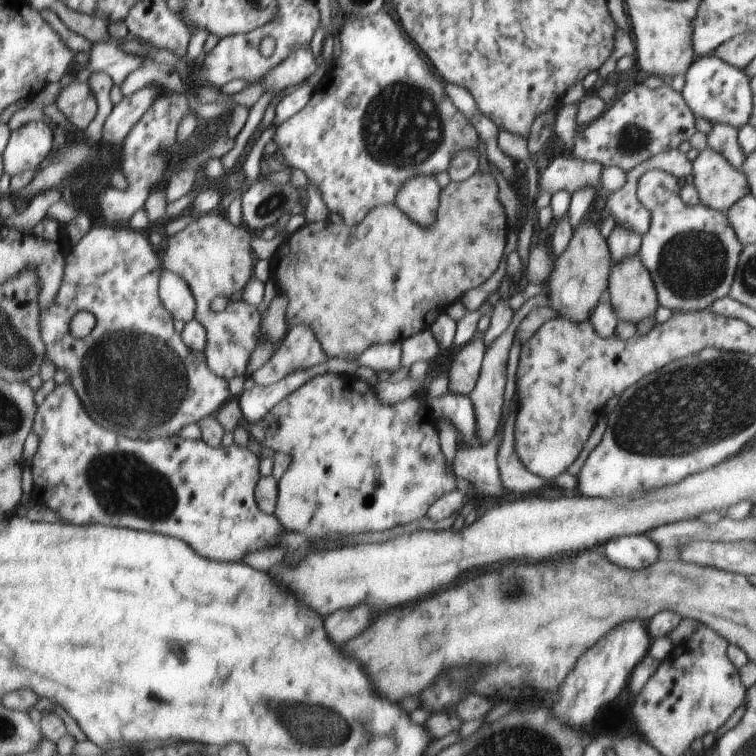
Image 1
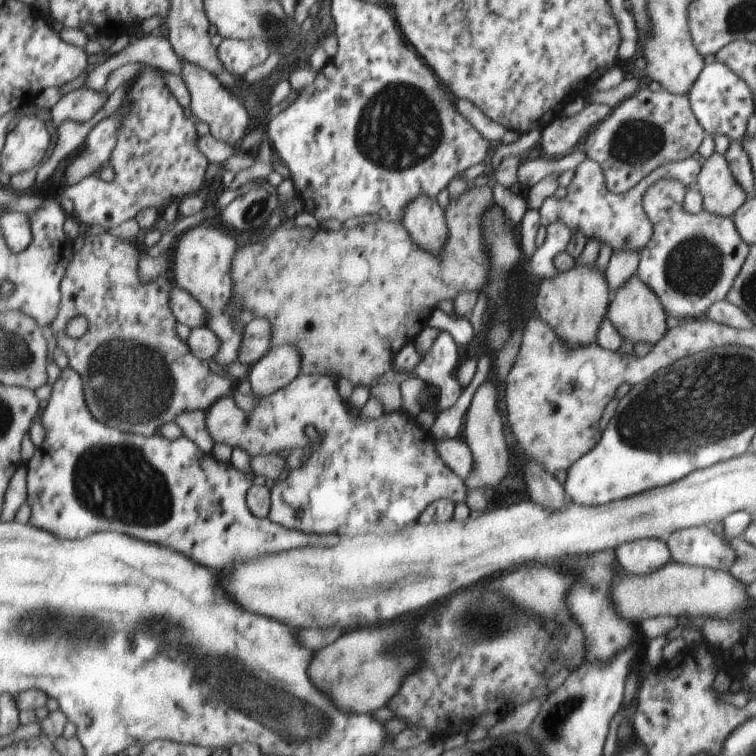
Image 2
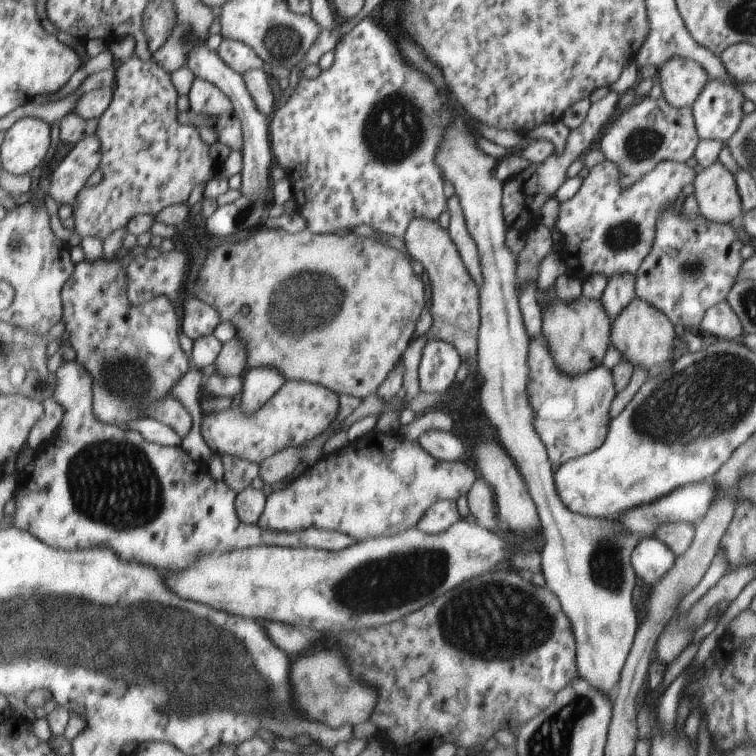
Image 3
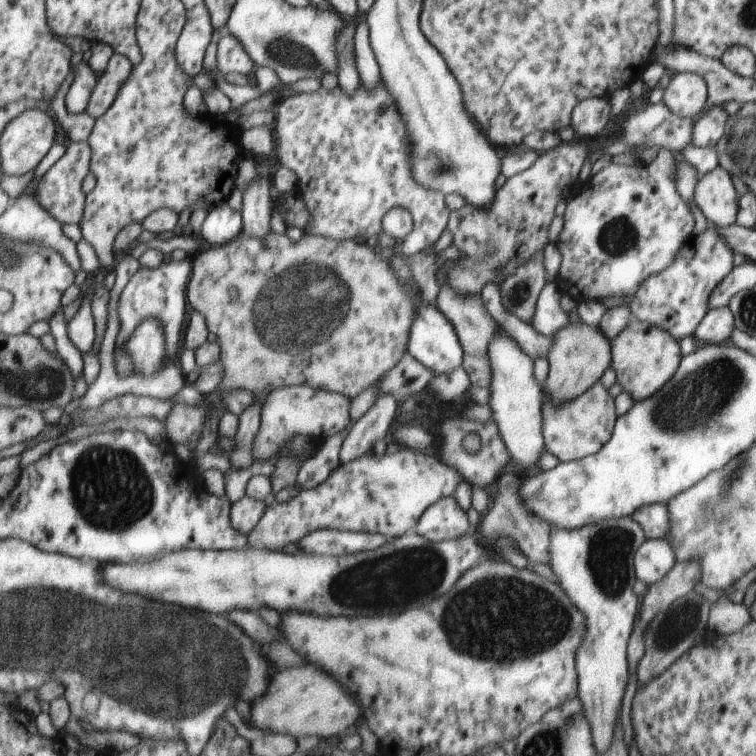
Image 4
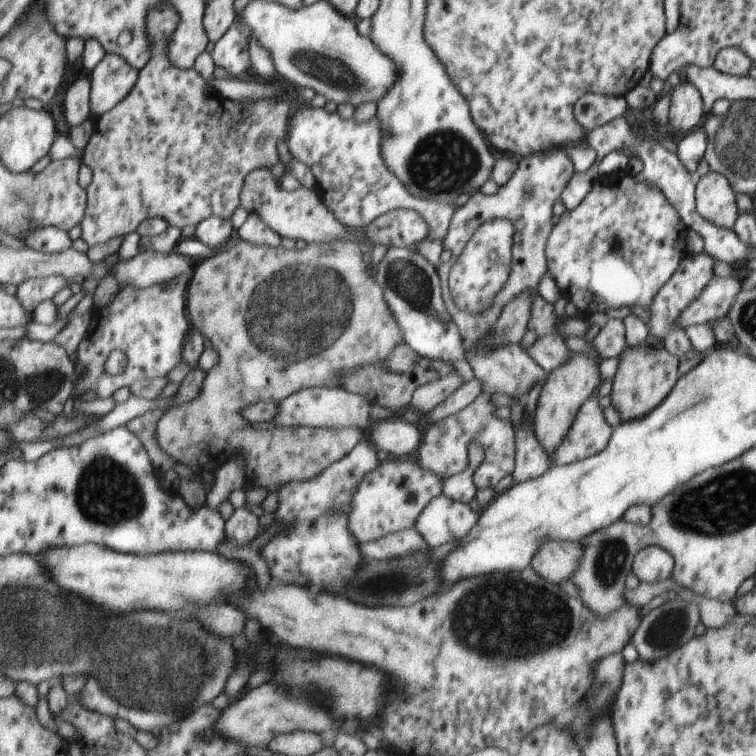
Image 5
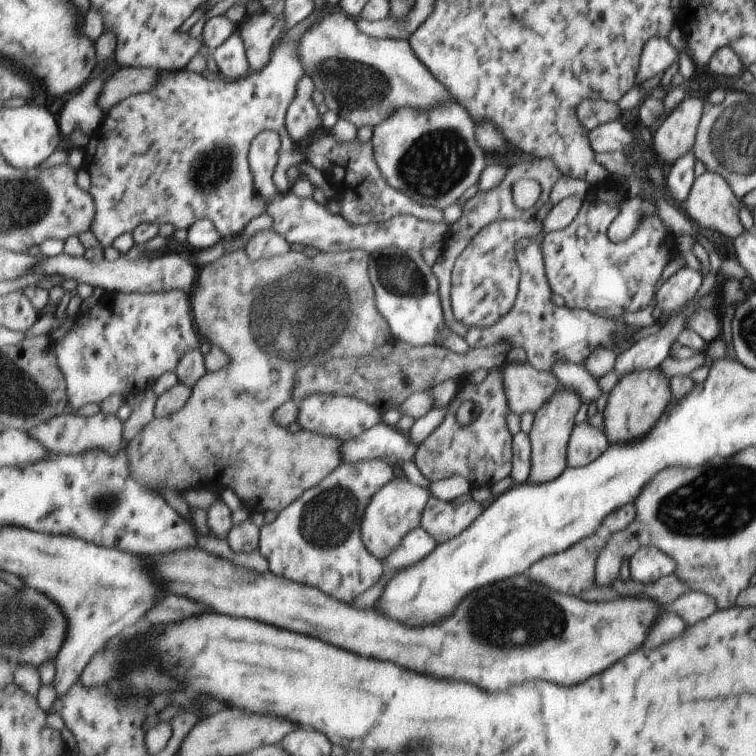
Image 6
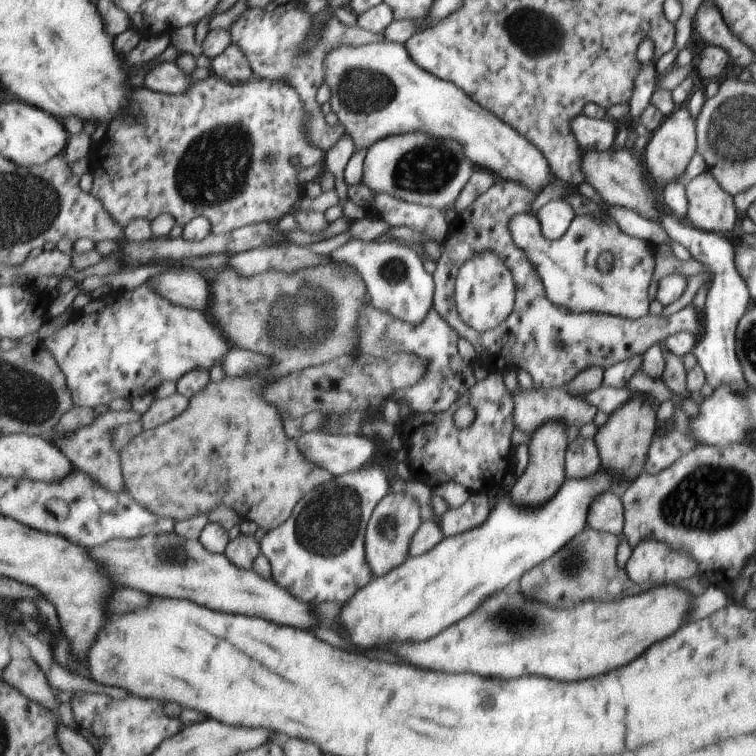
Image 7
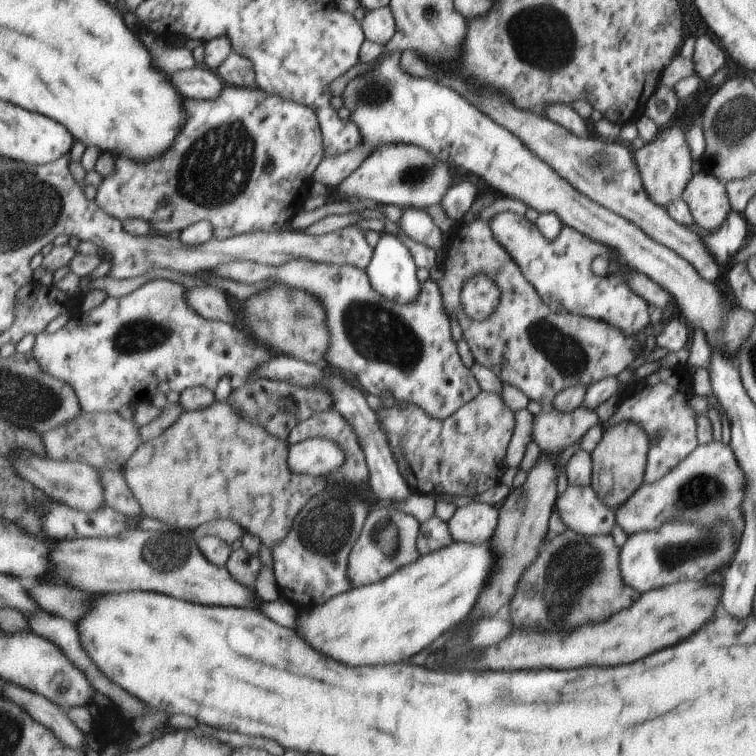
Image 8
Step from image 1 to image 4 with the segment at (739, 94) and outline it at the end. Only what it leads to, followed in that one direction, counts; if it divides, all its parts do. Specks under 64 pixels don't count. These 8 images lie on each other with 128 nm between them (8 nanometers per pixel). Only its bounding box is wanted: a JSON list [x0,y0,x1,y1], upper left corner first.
[691,108,728,147]

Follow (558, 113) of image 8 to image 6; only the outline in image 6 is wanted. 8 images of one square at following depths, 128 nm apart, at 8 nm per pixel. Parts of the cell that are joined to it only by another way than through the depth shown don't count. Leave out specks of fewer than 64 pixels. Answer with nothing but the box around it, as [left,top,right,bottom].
[589,118,633,152]

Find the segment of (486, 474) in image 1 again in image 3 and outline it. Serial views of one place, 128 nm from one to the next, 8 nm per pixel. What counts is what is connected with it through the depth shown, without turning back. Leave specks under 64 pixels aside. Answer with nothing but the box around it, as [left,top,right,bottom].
[417,430,467,462]

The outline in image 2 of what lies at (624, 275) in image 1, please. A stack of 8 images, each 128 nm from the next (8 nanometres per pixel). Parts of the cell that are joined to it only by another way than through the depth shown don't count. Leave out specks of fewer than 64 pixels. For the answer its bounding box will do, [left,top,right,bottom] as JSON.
[609,275,668,347]

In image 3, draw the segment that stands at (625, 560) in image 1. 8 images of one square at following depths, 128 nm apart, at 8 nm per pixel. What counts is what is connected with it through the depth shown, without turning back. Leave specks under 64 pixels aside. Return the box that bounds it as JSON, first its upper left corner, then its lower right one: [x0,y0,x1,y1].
[633,537,675,586]

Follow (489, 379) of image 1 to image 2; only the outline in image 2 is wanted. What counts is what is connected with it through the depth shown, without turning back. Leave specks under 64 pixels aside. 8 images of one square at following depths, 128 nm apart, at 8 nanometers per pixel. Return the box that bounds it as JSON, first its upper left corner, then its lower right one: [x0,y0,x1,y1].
[464,380,510,489]

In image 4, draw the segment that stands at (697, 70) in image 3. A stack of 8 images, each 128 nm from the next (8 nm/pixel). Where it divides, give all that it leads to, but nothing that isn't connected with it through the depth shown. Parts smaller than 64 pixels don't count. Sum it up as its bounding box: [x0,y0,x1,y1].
[662,74,707,119]

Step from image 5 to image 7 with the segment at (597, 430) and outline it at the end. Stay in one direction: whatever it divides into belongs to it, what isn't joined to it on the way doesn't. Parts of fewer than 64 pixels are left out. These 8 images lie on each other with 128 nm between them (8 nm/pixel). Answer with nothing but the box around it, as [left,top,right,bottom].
[565,437,600,479]

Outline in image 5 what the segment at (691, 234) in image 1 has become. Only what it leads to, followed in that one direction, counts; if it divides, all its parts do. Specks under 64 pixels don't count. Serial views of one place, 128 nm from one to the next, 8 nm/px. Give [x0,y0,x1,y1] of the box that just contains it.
[648,253,716,360]

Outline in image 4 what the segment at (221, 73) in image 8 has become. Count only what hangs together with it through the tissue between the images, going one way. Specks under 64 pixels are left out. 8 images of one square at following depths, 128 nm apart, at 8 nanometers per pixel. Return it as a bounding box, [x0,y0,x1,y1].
[217,32,256,75]

